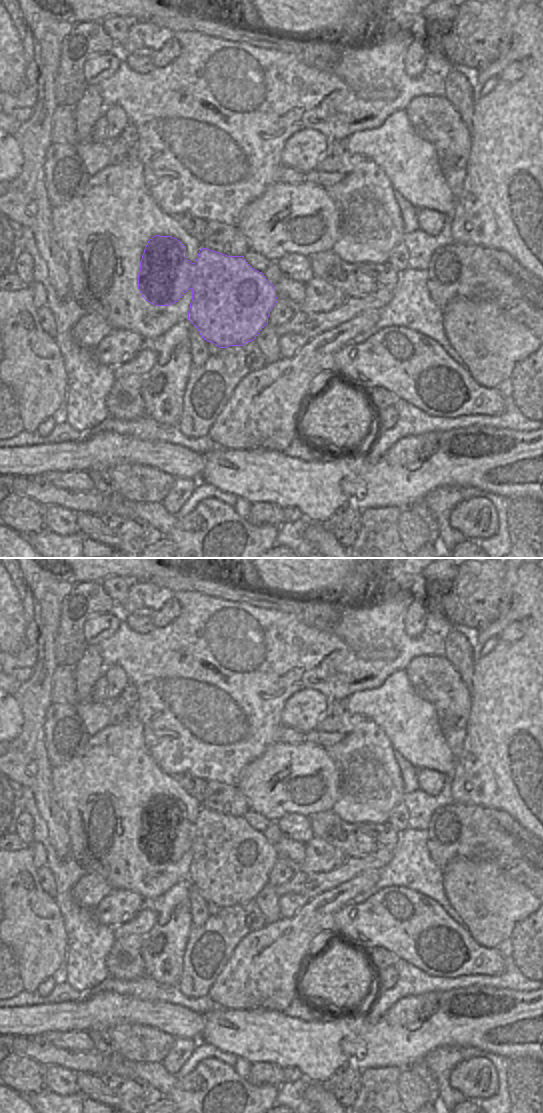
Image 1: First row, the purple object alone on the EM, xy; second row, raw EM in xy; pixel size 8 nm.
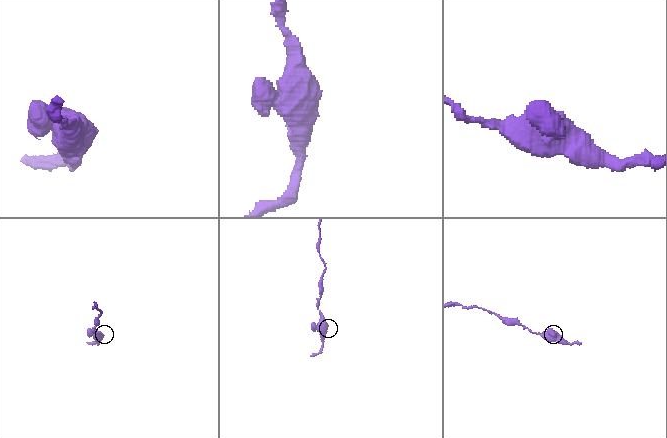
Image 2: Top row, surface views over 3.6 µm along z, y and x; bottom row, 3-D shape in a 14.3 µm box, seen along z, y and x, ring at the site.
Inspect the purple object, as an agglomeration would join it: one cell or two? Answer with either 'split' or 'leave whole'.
split

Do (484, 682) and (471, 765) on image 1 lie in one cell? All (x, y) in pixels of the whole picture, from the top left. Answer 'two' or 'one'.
one

